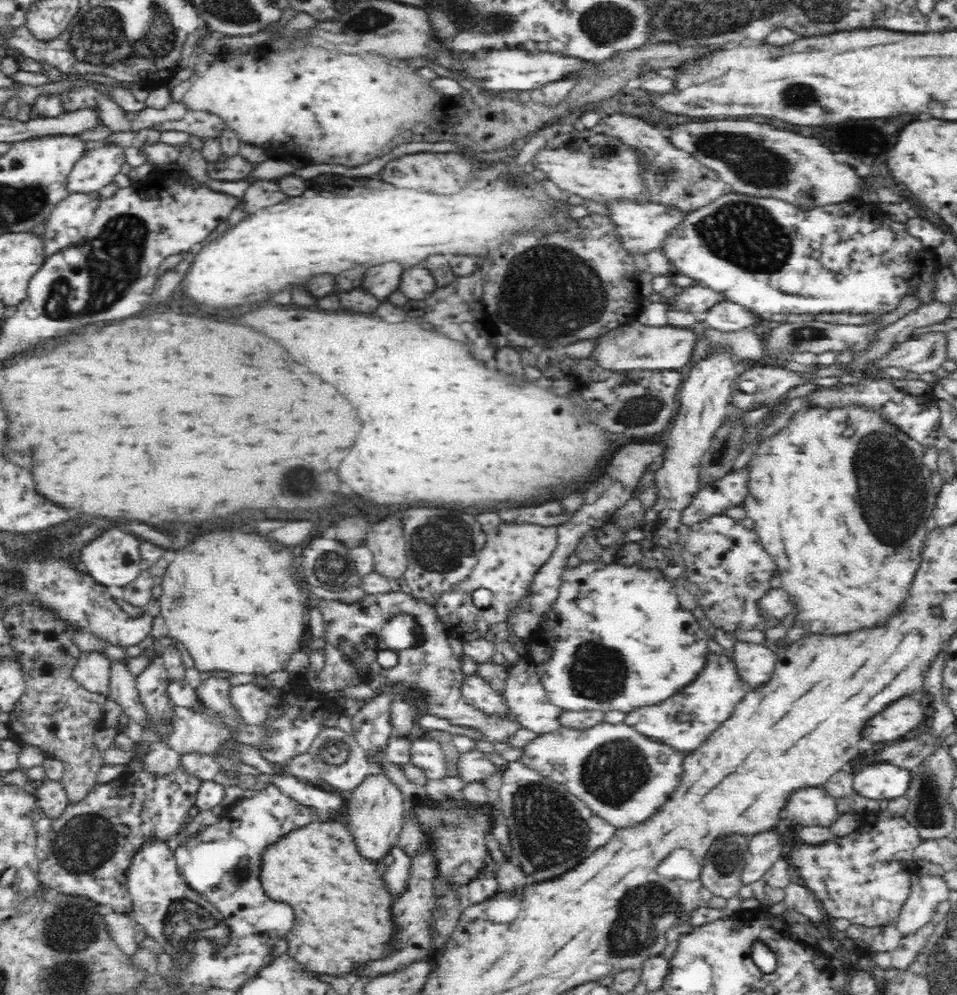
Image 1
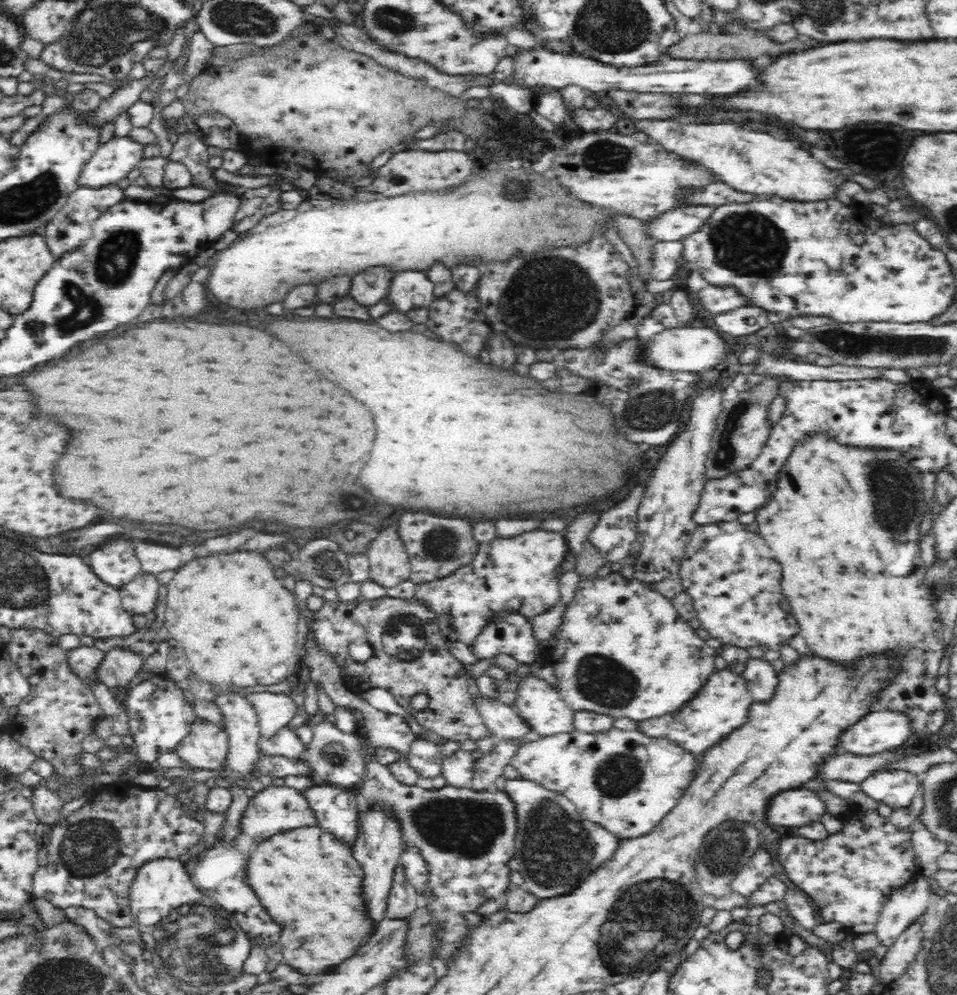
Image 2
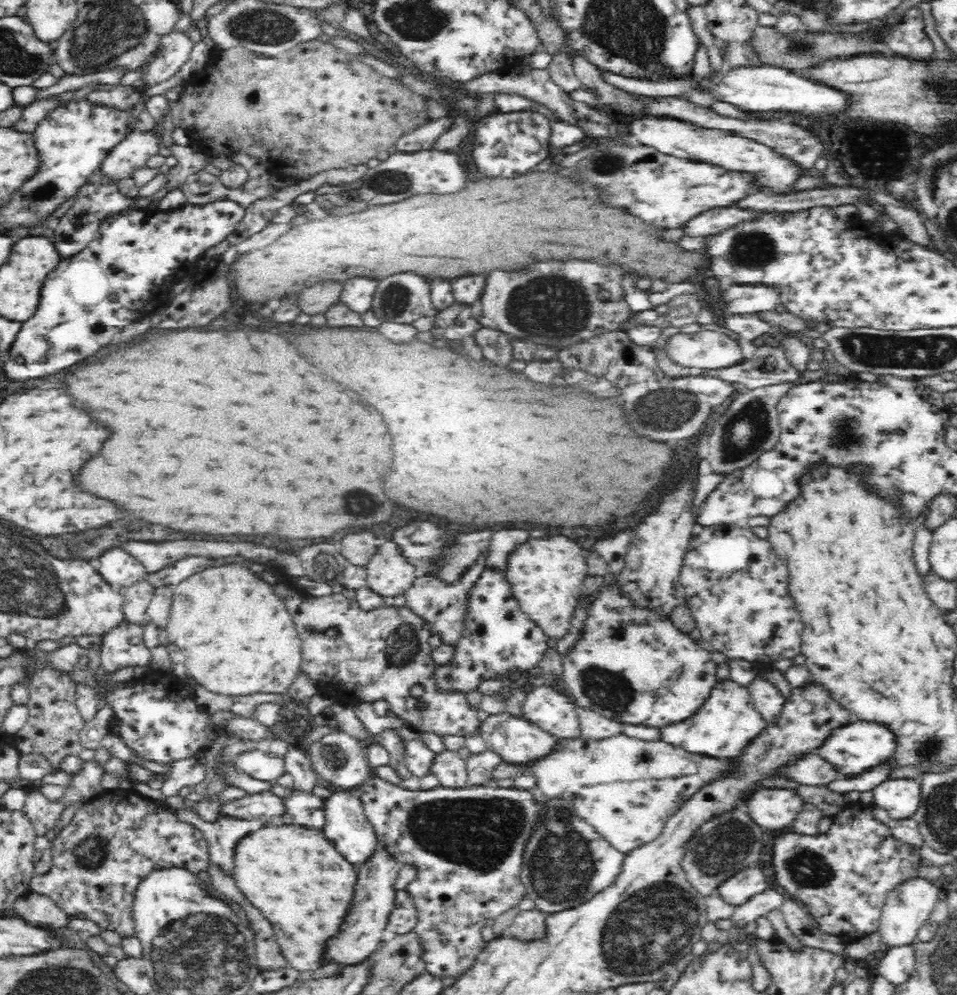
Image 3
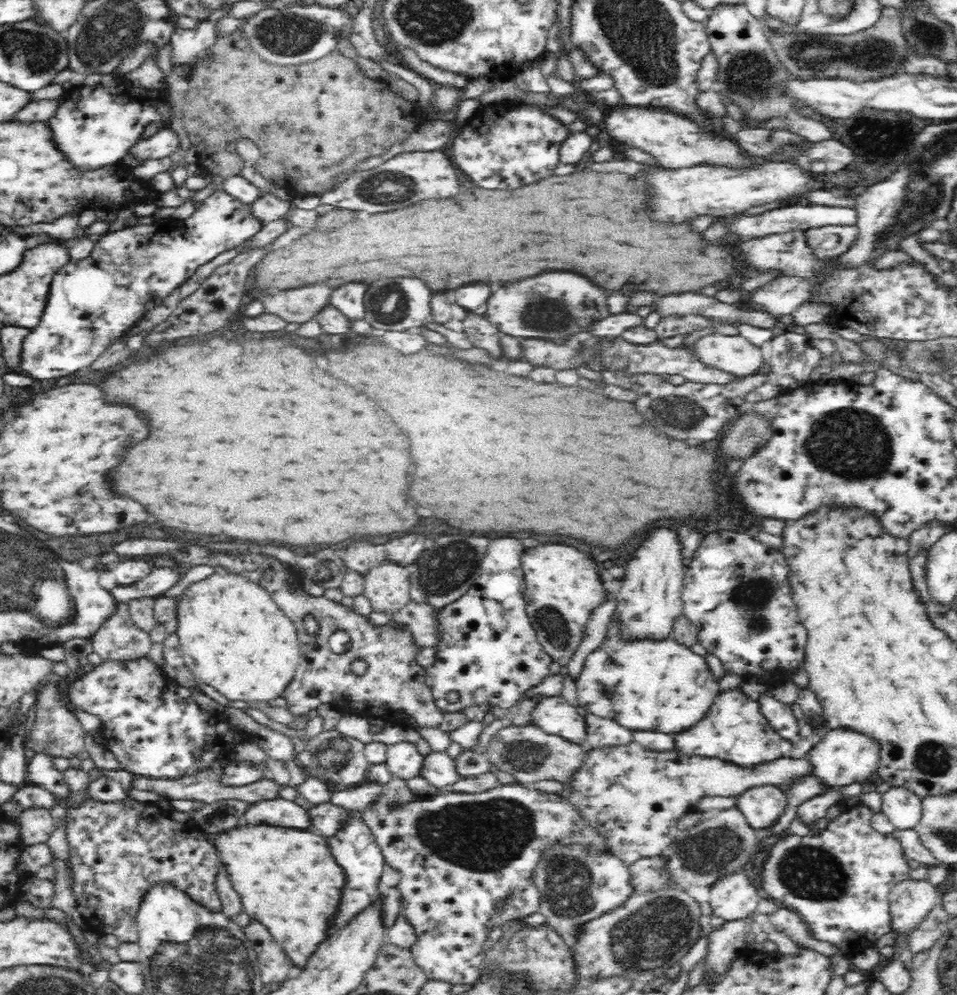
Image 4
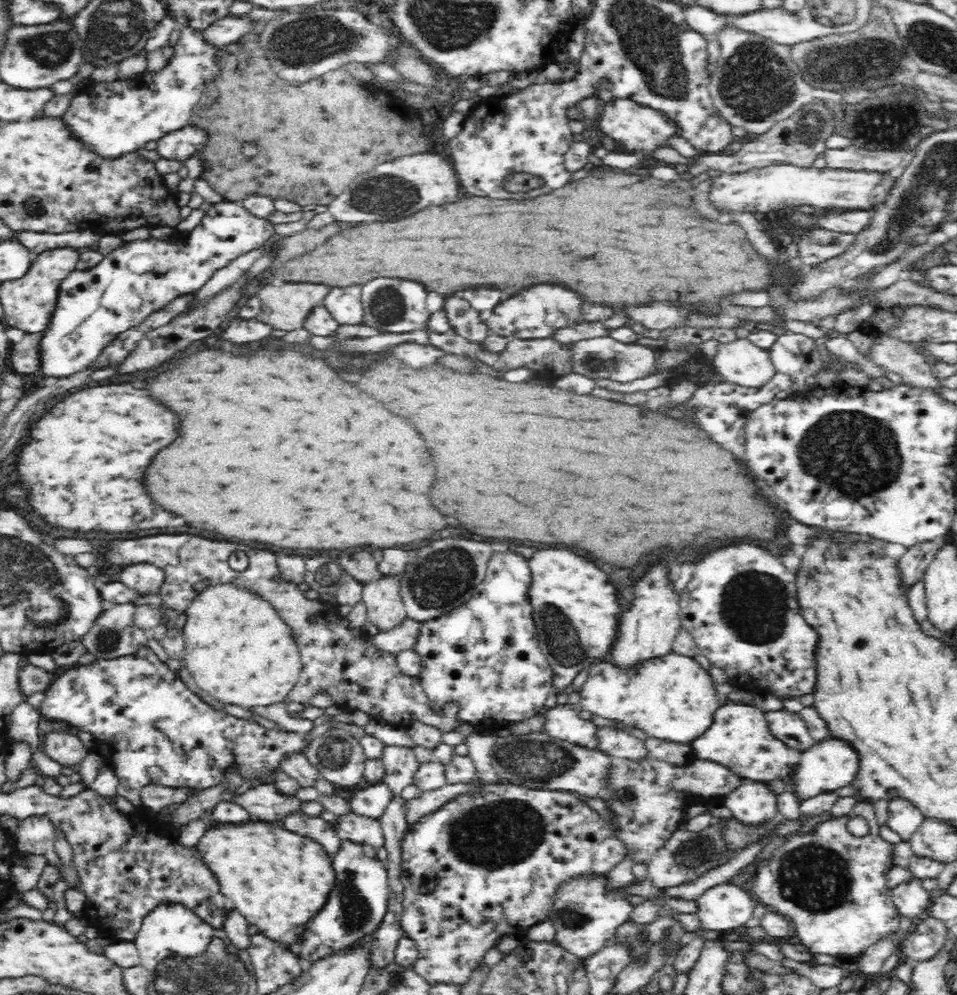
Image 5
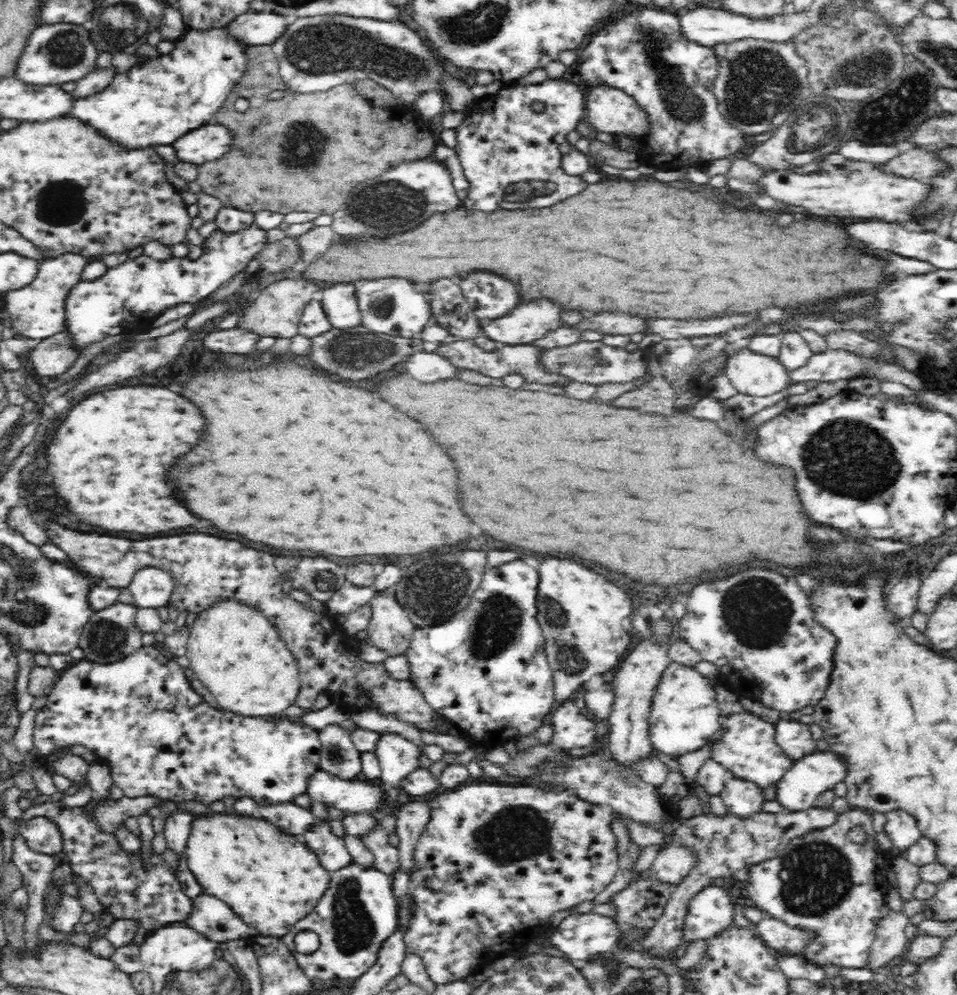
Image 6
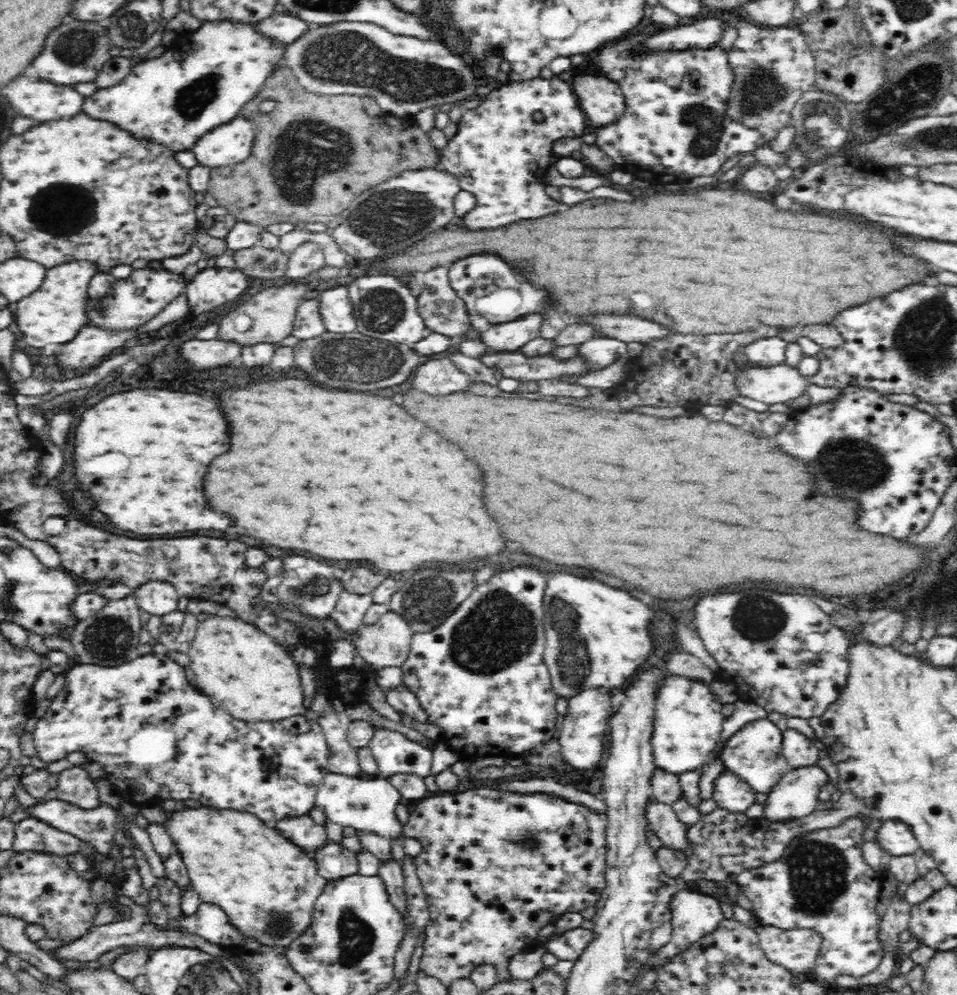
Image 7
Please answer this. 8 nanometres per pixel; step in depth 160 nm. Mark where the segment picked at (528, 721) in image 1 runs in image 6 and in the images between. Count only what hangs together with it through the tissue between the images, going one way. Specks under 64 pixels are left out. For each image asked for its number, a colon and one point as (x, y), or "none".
2: (539, 705)
3: (547, 708)
4: (553, 714)
5: (563, 721)
6: (571, 729)

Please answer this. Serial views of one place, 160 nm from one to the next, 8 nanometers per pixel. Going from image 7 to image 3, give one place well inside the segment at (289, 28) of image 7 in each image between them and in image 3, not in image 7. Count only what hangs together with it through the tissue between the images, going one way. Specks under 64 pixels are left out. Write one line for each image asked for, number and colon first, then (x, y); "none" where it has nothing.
3: (175, 49)
4: (186, 46)
5: (229, 29)
6: (250, 28)

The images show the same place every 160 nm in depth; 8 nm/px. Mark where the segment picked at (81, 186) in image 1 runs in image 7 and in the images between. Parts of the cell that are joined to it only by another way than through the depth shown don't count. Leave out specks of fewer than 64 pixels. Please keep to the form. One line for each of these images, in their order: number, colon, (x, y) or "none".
2: (113, 160)
3: (132, 152)
4: (165, 142)
5: (180, 144)
6: (208, 142)
7: (230, 143)

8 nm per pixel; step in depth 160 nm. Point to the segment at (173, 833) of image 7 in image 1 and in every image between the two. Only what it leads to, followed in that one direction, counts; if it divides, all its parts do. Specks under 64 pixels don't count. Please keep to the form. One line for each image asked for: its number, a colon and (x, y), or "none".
1: (318, 869)
2: (308, 879)
3: (294, 875)
4: (288, 878)
5: (279, 880)
6: (271, 880)

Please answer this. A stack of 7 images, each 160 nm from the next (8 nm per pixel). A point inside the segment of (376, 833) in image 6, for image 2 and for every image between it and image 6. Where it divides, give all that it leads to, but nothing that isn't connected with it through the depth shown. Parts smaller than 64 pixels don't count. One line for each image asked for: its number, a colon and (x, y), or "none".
2: (220, 873)
3: (303, 808)
4: (325, 818)
5: (361, 829)

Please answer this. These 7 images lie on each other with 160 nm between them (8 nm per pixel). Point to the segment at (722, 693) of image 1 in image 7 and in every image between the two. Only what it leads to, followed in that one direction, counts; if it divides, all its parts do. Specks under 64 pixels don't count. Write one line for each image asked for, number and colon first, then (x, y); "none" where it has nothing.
2: (721, 703)
3: (726, 720)
4: (733, 729)
5: (739, 738)
6: (748, 750)
7: (754, 754)

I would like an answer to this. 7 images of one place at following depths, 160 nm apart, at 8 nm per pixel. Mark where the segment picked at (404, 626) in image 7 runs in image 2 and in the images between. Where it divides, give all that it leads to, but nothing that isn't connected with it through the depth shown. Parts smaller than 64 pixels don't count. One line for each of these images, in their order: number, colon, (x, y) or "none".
2: (390, 564)
3: (388, 571)
4: (387, 585)
5: (385, 608)
6: (390, 627)

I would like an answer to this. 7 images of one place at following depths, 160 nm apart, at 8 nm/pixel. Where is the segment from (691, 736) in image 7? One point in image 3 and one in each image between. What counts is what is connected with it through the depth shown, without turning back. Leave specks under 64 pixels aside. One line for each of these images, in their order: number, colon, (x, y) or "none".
3: (631, 664)
4: (644, 684)
5: (671, 697)
6: (683, 715)

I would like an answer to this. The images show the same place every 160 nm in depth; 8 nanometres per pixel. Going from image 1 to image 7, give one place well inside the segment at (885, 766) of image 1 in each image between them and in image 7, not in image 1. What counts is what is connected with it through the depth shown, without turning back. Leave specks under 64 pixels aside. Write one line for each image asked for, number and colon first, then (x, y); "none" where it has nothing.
2: (896, 788)
3: (901, 797)
4: (902, 806)
5: (904, 818)
6: (901, 827)
7: (896, 837)

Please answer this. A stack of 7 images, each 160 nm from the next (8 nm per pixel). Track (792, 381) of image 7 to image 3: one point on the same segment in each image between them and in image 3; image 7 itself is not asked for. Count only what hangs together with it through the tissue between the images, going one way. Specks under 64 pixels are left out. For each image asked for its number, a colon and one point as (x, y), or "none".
3: (706, 349)
4: (734, 354)
5: (740, 361)
6: (751, 373)

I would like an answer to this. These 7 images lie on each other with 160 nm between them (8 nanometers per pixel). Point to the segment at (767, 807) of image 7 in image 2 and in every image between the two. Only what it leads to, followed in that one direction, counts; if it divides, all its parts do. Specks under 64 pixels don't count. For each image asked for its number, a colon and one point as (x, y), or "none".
2: (882, 731)
3: (856, 748)
4: (843, 757)
5: (828, 765)
6: (813, 774)

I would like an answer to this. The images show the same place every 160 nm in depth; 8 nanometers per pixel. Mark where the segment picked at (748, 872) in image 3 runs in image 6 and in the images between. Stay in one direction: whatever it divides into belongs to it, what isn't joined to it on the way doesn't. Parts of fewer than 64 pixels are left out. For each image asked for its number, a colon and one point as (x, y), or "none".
4: (734, 896)
5: (726, 906)
6: (712, 910)

